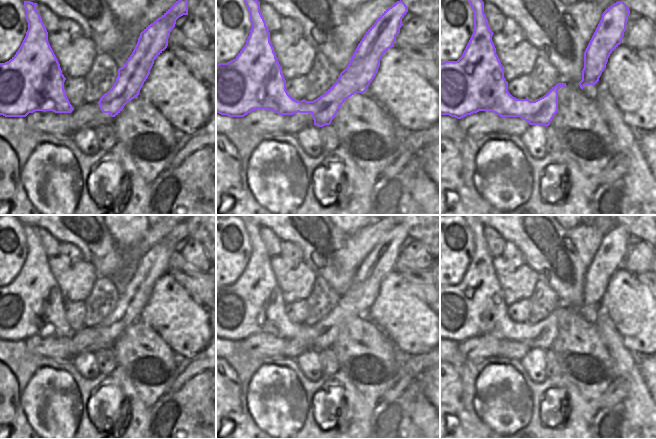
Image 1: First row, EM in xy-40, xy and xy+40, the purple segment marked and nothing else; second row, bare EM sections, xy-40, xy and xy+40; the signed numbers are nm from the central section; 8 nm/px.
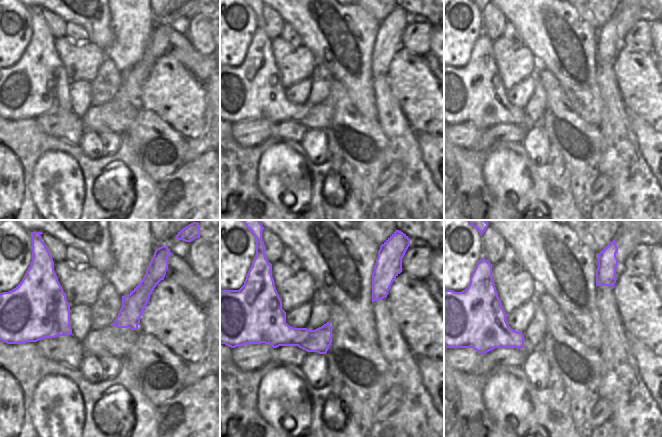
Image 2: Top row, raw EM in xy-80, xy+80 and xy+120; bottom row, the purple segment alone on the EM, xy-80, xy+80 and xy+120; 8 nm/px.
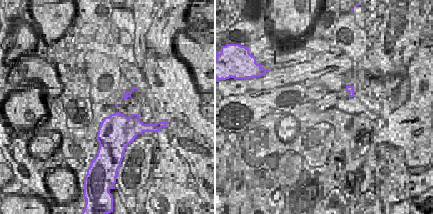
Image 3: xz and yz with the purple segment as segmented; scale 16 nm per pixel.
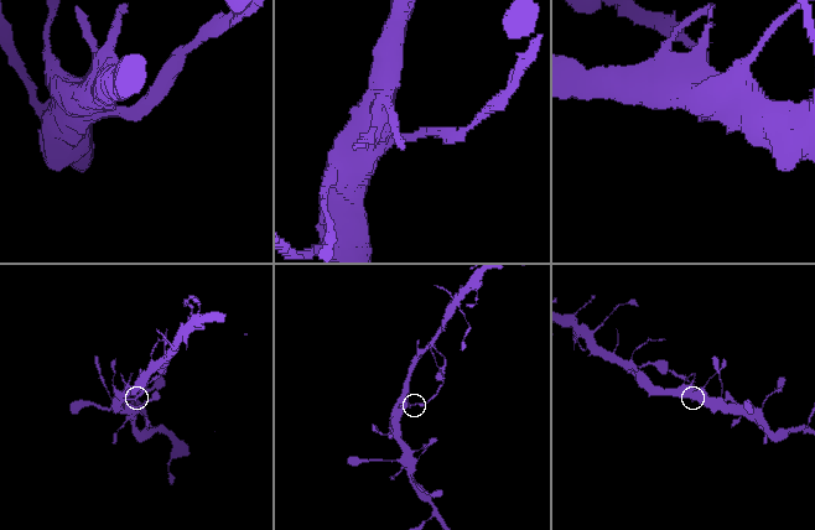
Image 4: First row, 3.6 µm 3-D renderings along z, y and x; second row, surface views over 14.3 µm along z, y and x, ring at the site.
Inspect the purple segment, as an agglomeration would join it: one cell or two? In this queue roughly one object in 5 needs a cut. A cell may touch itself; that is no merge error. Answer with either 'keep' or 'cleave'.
cleave

